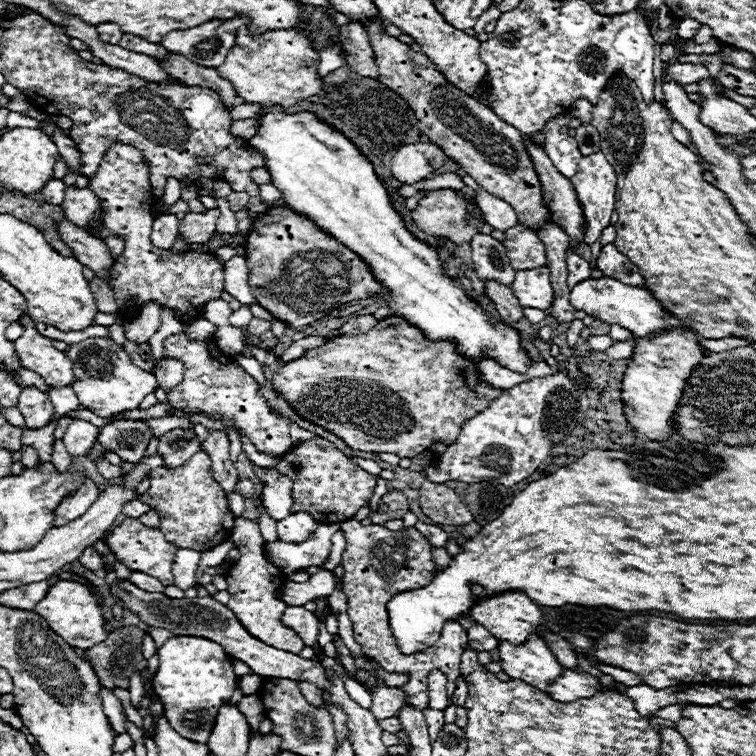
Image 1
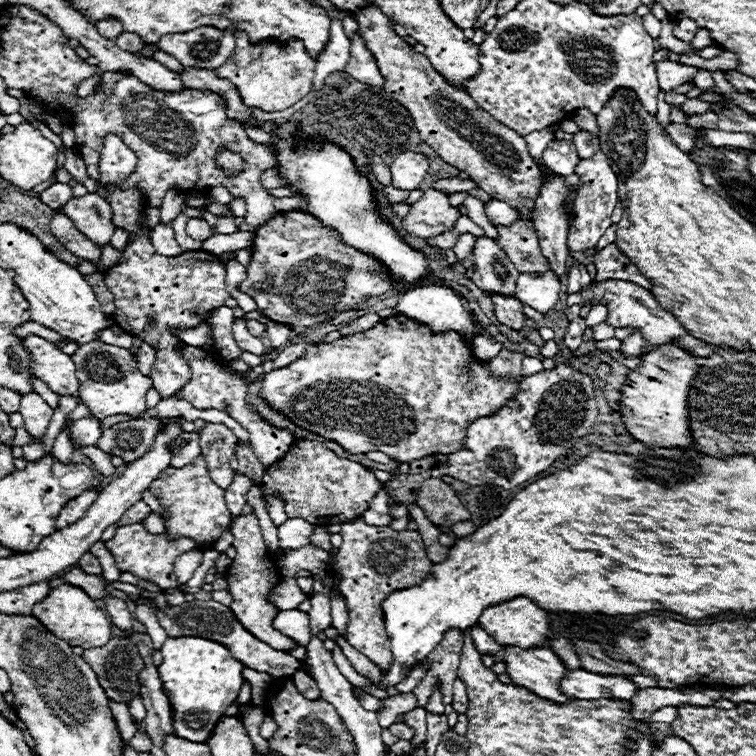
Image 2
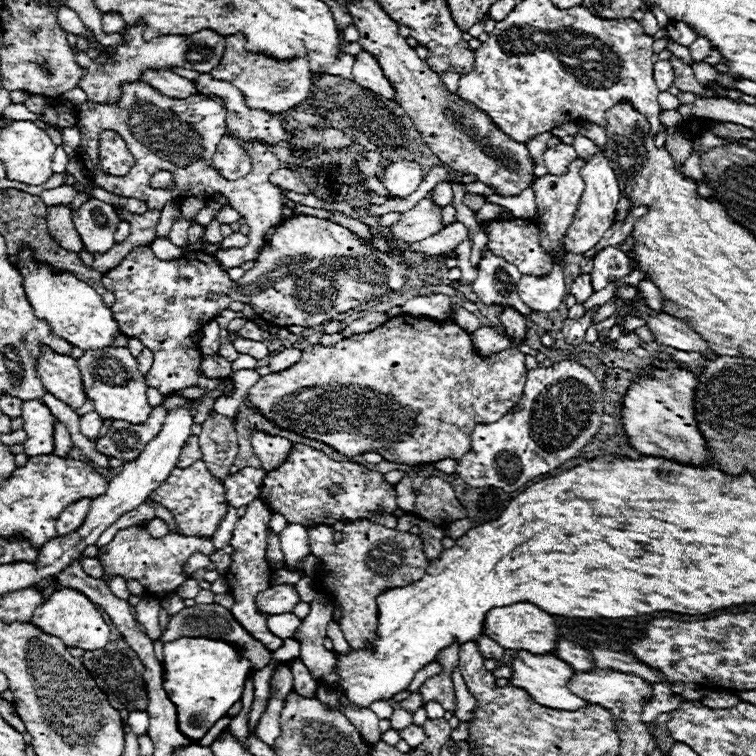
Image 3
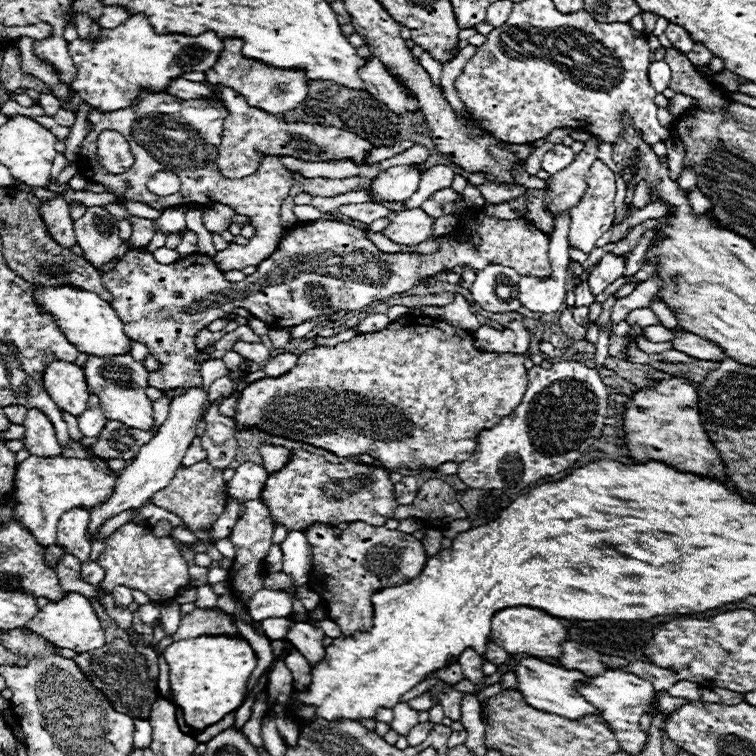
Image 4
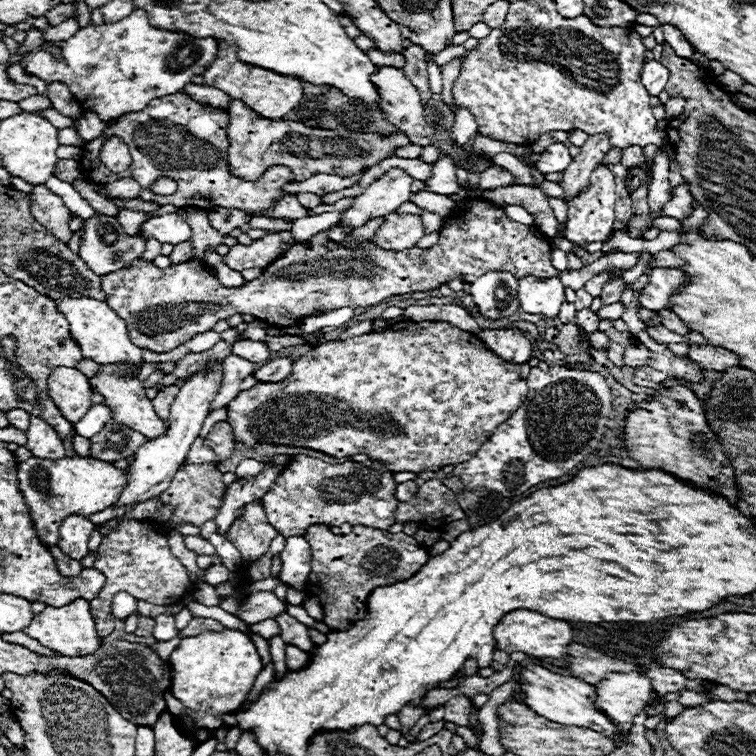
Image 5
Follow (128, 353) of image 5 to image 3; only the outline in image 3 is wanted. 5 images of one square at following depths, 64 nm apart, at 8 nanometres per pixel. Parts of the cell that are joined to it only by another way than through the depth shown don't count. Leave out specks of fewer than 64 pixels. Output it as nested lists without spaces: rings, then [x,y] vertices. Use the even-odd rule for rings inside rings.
[[[24,248],[18,258],[20,258],[18,270],[22,274],[22,286],[26,290],[28,302],[32,304],[36,318],[46,320],[48,328],[54,334],[58,334],[60,338],[72,342],[72,346],[78,346],[82,350],[112,346],[110,340],[122,334],[112,312],[108,310],[108,306],[102,304],[102,298],[96,294],[92,286],[84,284],[68,270],[60,272],[50,264],[36,262],[32,256],[32,248]]]

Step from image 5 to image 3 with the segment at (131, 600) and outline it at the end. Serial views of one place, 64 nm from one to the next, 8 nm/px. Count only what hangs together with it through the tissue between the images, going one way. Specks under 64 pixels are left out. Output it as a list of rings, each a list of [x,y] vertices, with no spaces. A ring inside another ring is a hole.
[[[114,576],[112,580],[108,580],[108,586],[110,586],[110,590],[112,590],[116,596],[120,596],[122,600],[128,600],[130,592],[128,592],[128,586],[126,586],[126,582],[124,582],[122,578]]]

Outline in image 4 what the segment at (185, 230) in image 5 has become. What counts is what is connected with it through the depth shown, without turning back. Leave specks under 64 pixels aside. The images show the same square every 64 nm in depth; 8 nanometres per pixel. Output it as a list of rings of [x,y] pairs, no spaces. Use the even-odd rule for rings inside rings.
[[[168,208],[168,210],[158,218],[158,224],[156,224],[156,230],[162,230],[162,232],[166,232],[166,234],[176,232],[176,230],[180,230],[180,228],[186,228],[182,208]]]

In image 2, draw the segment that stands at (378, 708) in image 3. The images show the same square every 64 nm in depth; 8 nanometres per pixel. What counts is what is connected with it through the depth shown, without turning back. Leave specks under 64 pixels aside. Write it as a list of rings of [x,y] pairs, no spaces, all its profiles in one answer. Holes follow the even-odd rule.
[[[352,688],[352,692],[356,694],[356,698],[360,700],[360,704],[364,706],[364,708],[368,708],[368,710],[378,710],[380,708],[380,702],[378,702],[378,698],[374,698],[374,696],[370,696],[370,694],[366,694],[366,692],[362,692],[360,688]]]

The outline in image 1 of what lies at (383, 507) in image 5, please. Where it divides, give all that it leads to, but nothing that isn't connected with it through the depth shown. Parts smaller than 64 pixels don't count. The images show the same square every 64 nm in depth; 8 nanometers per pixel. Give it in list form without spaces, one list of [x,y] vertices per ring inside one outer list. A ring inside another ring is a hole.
[[[314,438],[308,442],[302,442],[290,450],[274,468],[280,474],[286,474],[292,478],[292,498],[294,498],[294,510],[308,510],[314,514],[318,522],[330,522],[330,514],[334,514],[334,522],[344,522],[356,514],[358,508],[362,508],[368,498],[374,492],[376,478],[368,474],[366,470],[352,464],[338,448],[330,446],[332,442],[324,438]]]

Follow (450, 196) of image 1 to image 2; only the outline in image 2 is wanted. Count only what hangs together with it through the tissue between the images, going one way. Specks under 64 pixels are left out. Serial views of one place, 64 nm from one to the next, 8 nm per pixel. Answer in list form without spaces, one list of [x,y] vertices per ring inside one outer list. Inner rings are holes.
[[[428,188],[424,196],[406,214],[402,228],[408,234],[432,238],[454,228],[458,218],[460,218],[460,206],[450,206],[448,194]],[[460,234],[458,236],[458,240],[454,244],[454,252],[456,252],[458,260],[464,260],[470,254],[474,242],[476,242],[476,236],[472,236],[472,234]]]

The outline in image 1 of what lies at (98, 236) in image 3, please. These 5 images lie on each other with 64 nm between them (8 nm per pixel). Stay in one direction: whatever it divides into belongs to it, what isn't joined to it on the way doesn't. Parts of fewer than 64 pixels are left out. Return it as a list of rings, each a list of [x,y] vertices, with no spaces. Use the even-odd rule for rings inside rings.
[[[74,184],[66,186],[62,206],[68,214],[68,220],[76,222],[80,228],[88,228],[88,222],[98,218],[98,198],[90,188],[76,188]]]

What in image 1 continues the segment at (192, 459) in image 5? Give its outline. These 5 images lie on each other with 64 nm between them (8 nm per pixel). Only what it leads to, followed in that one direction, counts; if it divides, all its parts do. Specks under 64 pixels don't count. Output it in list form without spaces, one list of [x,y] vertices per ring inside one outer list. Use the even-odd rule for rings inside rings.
[[[174,428],[158,438],[158,454],[164,458],[166,468],[182,466],[196,450],[200,450],[200,444],[194,430]]]

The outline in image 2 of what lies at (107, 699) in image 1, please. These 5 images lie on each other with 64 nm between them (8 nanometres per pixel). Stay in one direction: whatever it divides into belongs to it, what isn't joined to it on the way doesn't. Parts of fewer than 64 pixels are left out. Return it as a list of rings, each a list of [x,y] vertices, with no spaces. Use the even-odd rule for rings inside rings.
[[[108,698],[108,704],[110,704],[110,712],[114,716],[114,722],[118,726],[118,732],[124,740],[132,738],[136,734],[136,726],[132,724],[132,718],[130,718],[130,712],[128,712],[128,706],[126,704],[120,704],[120,702],[114,702],[112,698]]]

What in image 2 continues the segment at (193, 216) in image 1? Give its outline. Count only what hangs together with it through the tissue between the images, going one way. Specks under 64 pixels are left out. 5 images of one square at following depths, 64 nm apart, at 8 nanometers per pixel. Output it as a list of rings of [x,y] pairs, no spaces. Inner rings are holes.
[[[190,218],[186,222],[186,234],[190,238],[194,238],[194,240],[204,242],[204,240],[208,240],[212,236],[212,226],[204,218]]]

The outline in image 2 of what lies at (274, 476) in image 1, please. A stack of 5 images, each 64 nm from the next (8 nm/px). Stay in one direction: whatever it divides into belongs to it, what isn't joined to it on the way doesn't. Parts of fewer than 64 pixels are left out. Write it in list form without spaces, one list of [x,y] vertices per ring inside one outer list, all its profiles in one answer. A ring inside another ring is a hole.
[[[266,496],[266,506],[268,506],[268,514],[276,526],[280,526],[280,522],[284,522],[284,518],[288,518],[284,512],[286,502],[280,496]]]

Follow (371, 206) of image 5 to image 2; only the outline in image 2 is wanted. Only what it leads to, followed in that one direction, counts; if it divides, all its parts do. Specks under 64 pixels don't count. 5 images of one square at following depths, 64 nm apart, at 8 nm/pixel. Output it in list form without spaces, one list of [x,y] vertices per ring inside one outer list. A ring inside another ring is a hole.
[[[402,152],[394,158],[390,172],[392,172],[392,186],[400,190],[416,190],[424,176],[428,174],[430,160],[426,154],[420,152]]]

